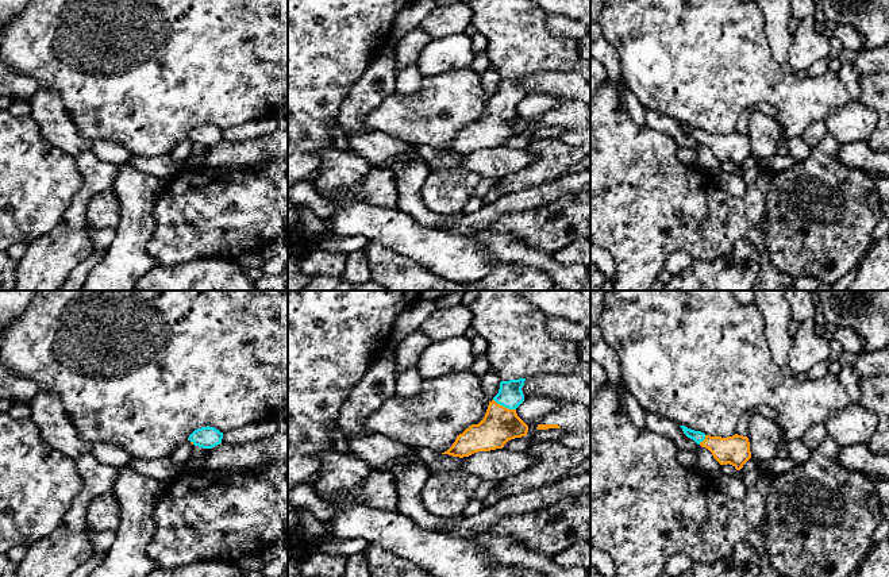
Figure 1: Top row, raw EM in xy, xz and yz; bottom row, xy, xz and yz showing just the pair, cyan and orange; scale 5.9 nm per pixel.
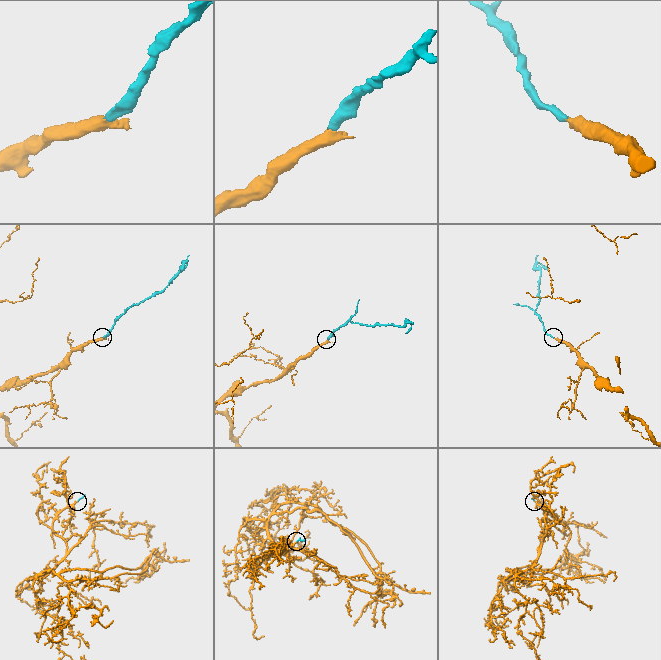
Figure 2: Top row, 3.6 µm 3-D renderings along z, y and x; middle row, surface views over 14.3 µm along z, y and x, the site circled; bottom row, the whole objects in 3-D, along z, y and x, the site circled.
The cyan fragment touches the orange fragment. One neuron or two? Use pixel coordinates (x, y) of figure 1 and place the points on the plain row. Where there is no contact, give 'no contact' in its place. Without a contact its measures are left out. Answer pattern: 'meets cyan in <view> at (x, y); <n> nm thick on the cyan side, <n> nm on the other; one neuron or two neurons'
meets cyan in xz at (504, 103); 150 nm thick on the cyan side, 220 nm on the other; one neuron

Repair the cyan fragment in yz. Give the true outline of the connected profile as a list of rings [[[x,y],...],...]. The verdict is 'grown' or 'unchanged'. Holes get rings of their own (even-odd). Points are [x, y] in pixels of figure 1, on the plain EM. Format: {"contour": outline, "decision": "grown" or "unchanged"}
{"contour": [[[685,123],[680,124],[688,135],[693,136],[701,145],[708,146],[720,162],[730,161],[736,168],[740,168],[751,155],[750,139],[747,134],[738,131],[727,135],[711,134]]], "decision": "grown"}

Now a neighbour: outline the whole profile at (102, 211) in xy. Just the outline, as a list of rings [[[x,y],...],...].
[[[112,189],[95,195],[85,211],[86,224],[93,228],[116,227],[119,222],[119,200]]]

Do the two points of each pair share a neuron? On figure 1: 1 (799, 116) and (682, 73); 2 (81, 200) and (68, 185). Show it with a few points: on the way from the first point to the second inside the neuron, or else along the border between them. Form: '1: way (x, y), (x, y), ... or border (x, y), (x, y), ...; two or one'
1: way (770, 92), (755, 77), (715, 77), (711, 73); one
2: border (74, 161), (81, 177), (81, 185), (61, 219); two

